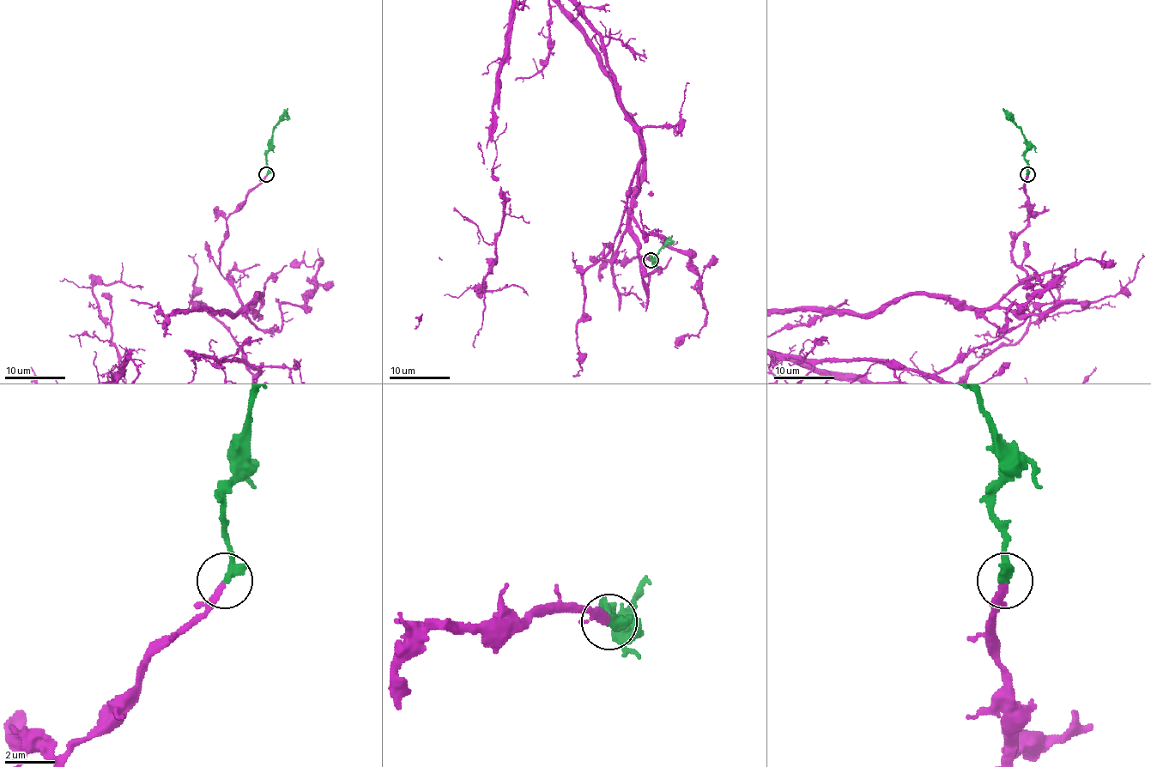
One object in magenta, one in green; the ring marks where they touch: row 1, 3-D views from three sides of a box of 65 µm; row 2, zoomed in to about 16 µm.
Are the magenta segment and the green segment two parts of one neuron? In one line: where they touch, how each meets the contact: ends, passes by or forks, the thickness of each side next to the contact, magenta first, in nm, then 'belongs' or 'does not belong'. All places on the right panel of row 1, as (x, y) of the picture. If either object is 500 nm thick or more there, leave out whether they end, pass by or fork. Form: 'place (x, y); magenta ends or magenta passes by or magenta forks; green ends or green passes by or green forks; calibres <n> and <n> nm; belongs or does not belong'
place (1027, 174); magenta passes by; green ends; calibres 190 and 400 nm; belongs

